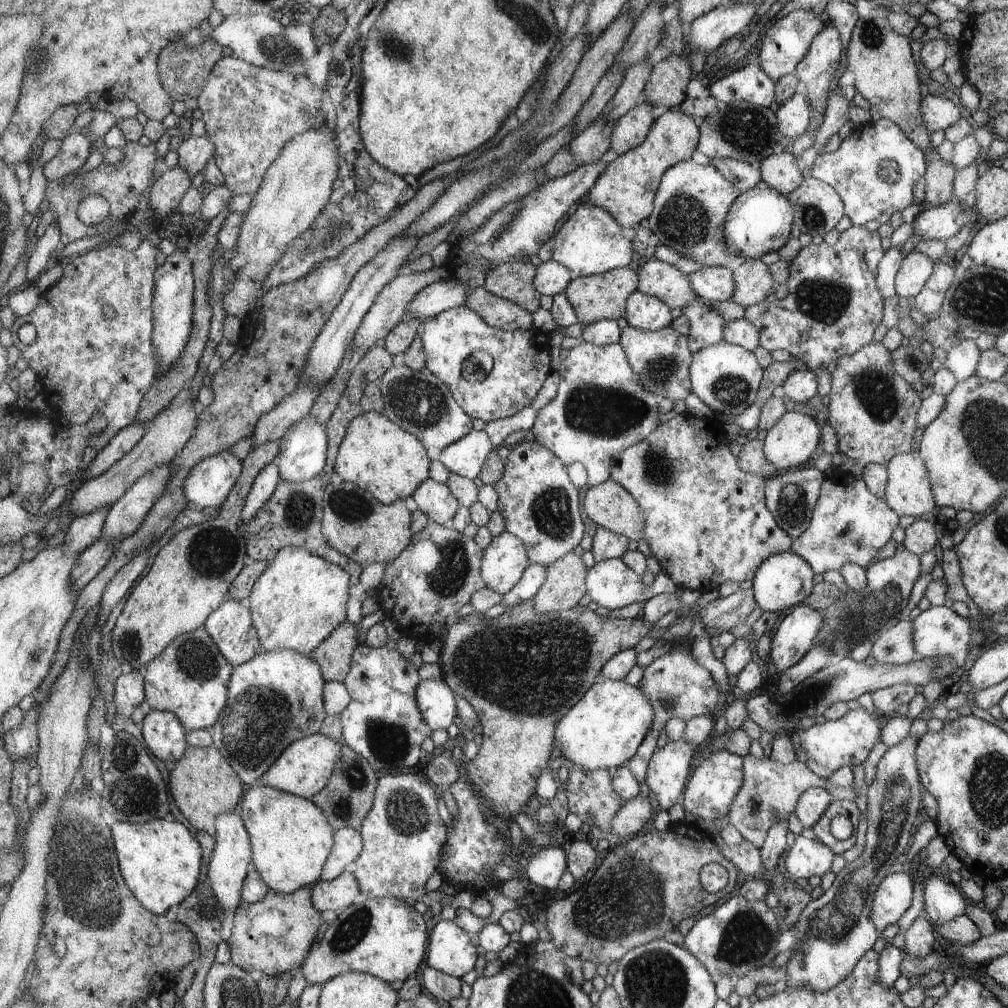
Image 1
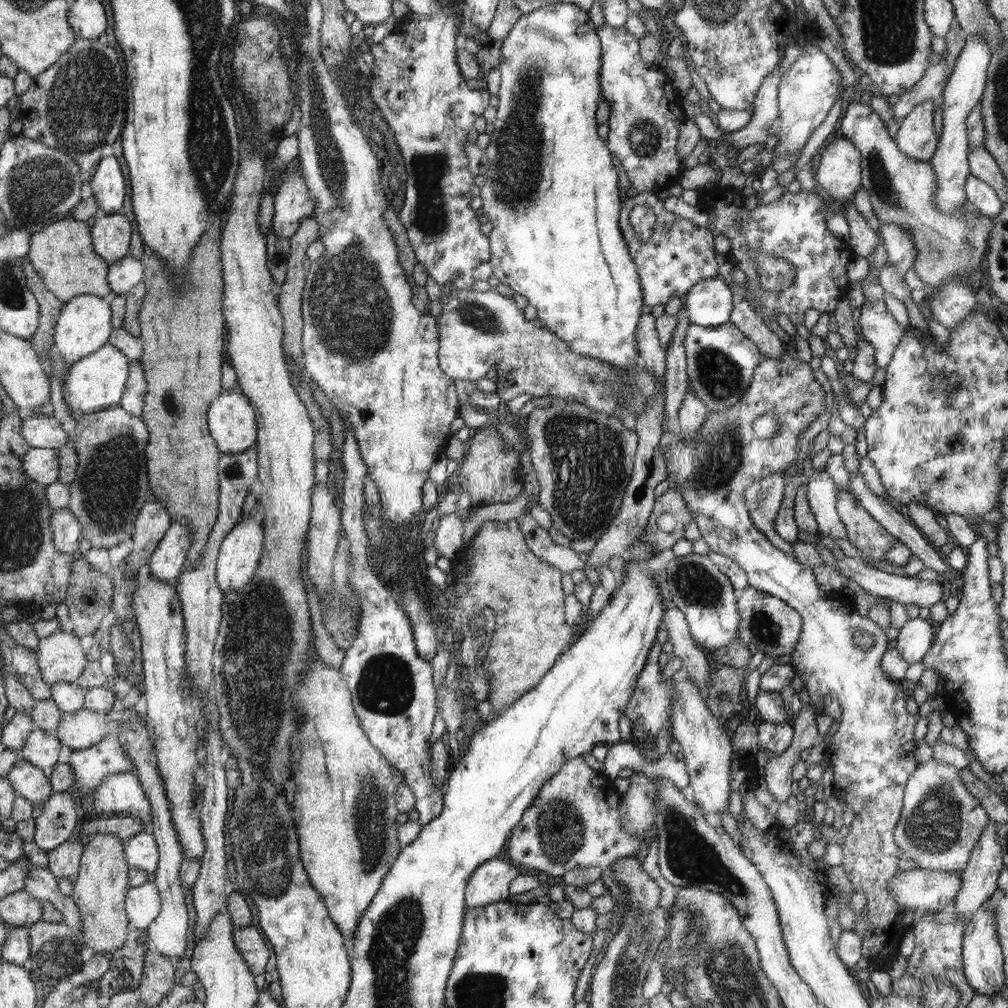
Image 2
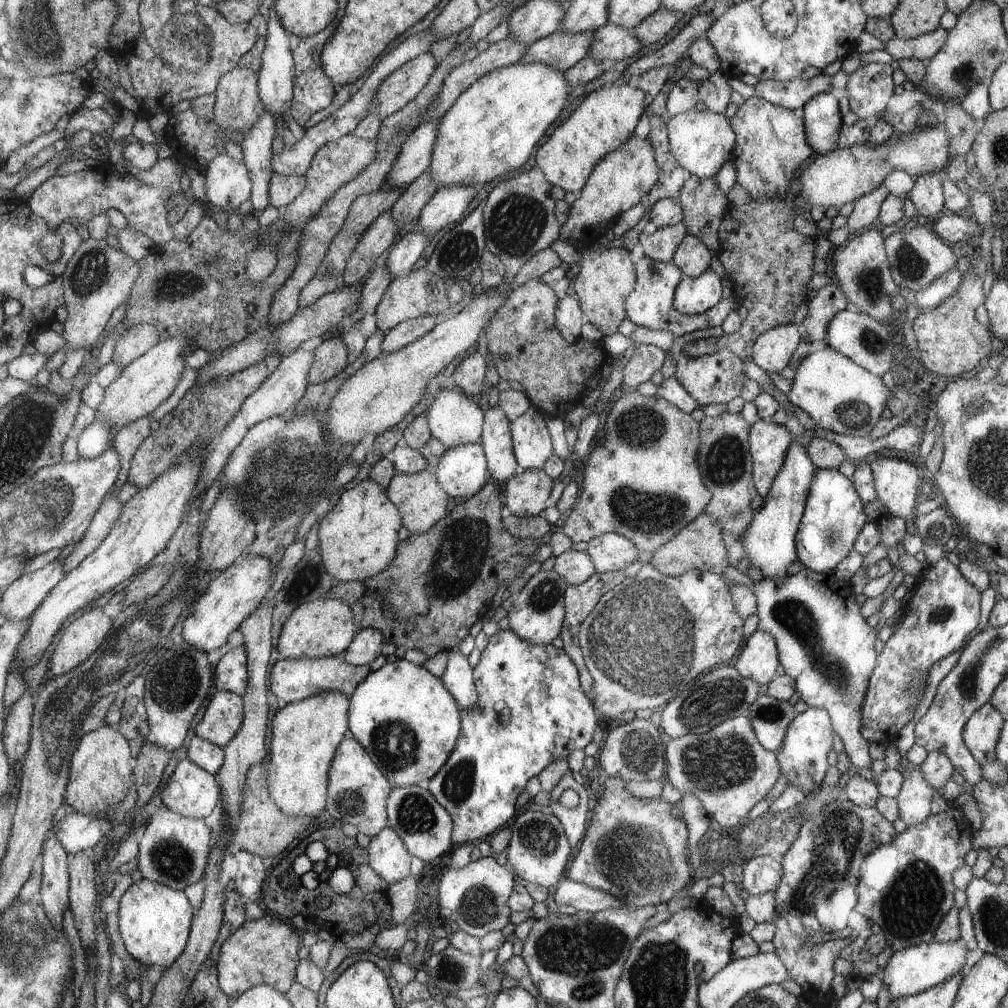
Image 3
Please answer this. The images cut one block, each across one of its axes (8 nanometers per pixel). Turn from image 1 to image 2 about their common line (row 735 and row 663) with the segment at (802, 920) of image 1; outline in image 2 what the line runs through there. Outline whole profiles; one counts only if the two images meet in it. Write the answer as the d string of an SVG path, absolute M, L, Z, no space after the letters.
M909 618L896 638L898 650L908 664L920 662L934 642L936 625L930 620Z

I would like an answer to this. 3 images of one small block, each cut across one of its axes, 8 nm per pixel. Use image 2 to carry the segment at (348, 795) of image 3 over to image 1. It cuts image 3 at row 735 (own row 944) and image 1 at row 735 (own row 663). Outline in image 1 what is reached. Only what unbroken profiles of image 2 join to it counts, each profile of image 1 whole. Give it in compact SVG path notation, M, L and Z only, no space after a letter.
M321 733L295 740L282 752L280 758L272 764L270 770L266 771L260 779L263 784L268 784L268 786L282 792L311 799L328 786L336 762L338 762L338 758L342 754L342 745L342 740L334 740Z

